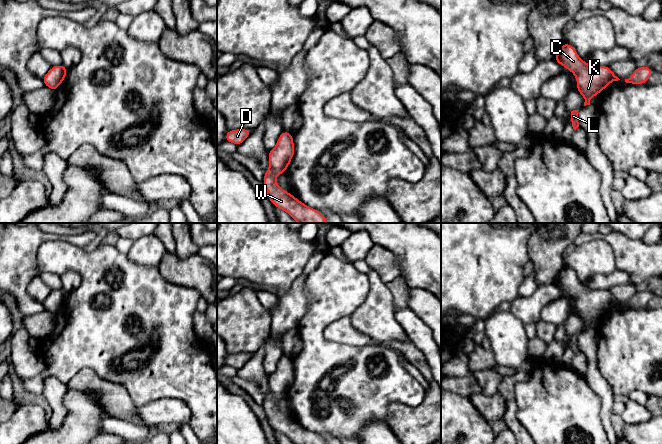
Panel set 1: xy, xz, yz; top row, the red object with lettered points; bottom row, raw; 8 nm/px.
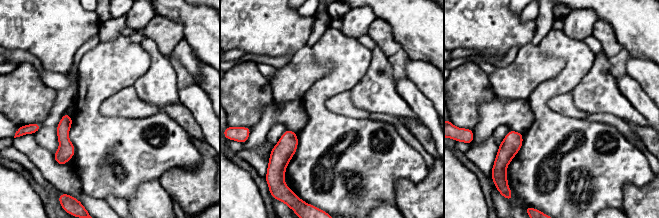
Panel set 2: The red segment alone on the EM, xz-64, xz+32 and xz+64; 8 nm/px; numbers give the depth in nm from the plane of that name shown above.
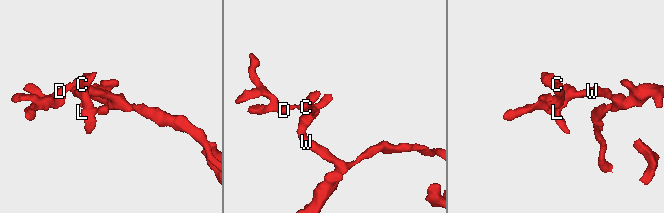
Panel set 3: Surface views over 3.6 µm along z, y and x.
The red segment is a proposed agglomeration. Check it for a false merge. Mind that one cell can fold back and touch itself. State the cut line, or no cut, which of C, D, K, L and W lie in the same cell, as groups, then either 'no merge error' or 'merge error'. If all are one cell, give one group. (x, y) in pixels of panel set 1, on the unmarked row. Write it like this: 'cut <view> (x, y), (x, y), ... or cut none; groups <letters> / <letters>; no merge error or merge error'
cut none; groups C D K L W; no merge error

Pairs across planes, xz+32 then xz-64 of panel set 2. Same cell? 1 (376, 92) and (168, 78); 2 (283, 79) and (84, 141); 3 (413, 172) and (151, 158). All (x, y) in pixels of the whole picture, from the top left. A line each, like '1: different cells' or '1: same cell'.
1: same cell
2: different cells
3: same cell

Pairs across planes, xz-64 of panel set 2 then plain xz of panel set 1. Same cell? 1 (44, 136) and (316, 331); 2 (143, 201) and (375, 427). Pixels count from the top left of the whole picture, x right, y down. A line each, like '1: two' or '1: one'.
1: two
2: one

